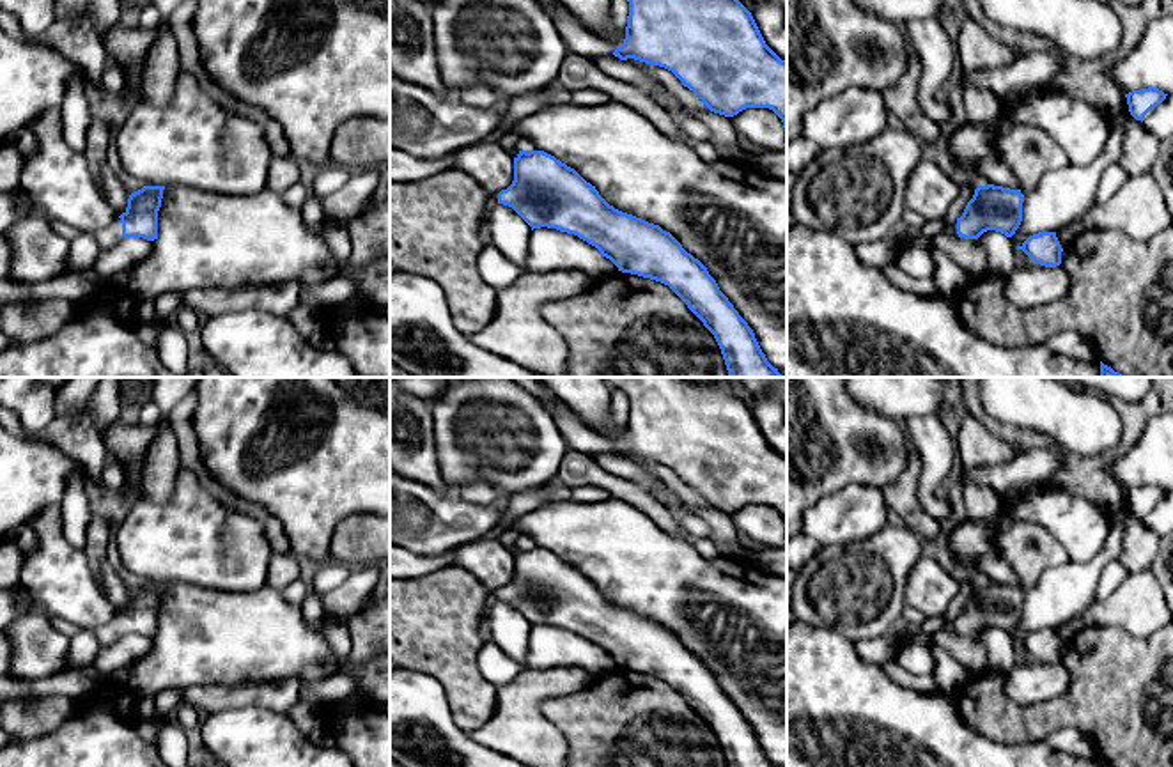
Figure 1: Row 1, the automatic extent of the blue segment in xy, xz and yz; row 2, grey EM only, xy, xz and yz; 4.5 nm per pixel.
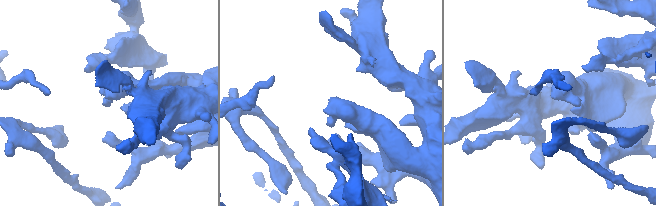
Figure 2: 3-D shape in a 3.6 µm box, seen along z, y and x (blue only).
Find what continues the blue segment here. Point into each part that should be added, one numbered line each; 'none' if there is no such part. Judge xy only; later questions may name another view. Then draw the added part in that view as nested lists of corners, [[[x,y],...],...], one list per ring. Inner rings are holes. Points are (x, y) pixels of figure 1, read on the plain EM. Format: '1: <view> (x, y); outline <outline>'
1: xy (108, 633); outline [[[117,613],[117,616],[112,622],[108,622],[106,625],[97,627],[92,632],[97,636],[99,643],[103,647],[113,643],[117,638],[122,636],[120,615]]]

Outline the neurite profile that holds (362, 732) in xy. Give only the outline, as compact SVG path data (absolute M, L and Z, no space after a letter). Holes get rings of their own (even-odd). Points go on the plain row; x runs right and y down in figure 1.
M328 703L324 724L354 767L390 767L390 714L374 703Z

